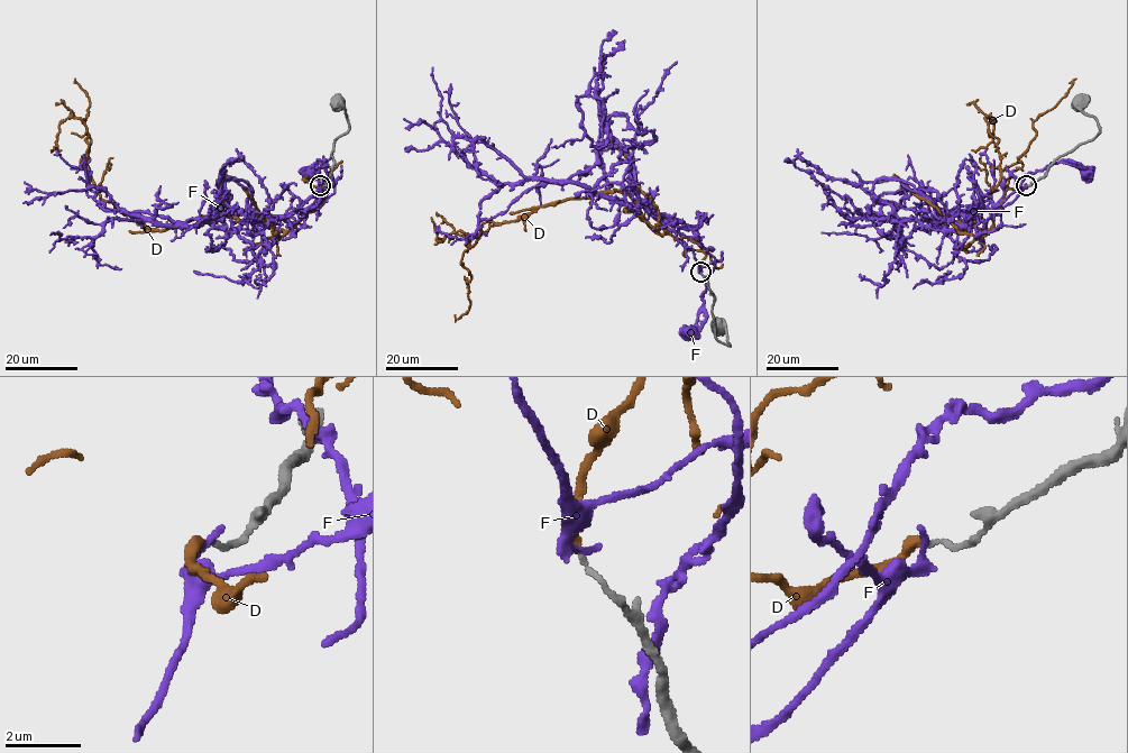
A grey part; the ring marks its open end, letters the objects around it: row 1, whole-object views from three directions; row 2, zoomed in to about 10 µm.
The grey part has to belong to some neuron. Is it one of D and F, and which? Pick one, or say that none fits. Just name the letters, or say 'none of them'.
D

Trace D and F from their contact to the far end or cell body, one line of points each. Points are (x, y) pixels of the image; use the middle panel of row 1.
D: (699, 272), (707, 250), (656, 232), (627, 194), (597, 192), (482, 226), (461, 262), (470, 304), (455, 314)
F: (699, 272), (678, 228), (661, 216), (574, 183), (525, 176), (479, 137), (457, 137), (441, 118), (432, 67)

